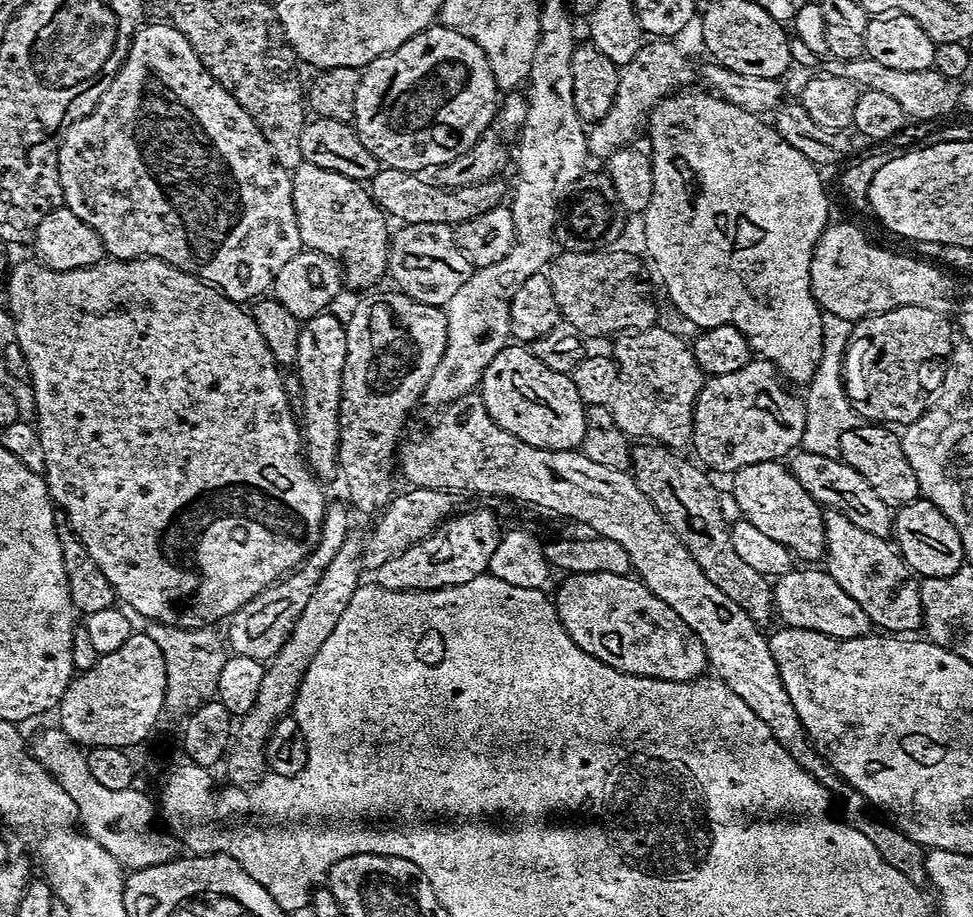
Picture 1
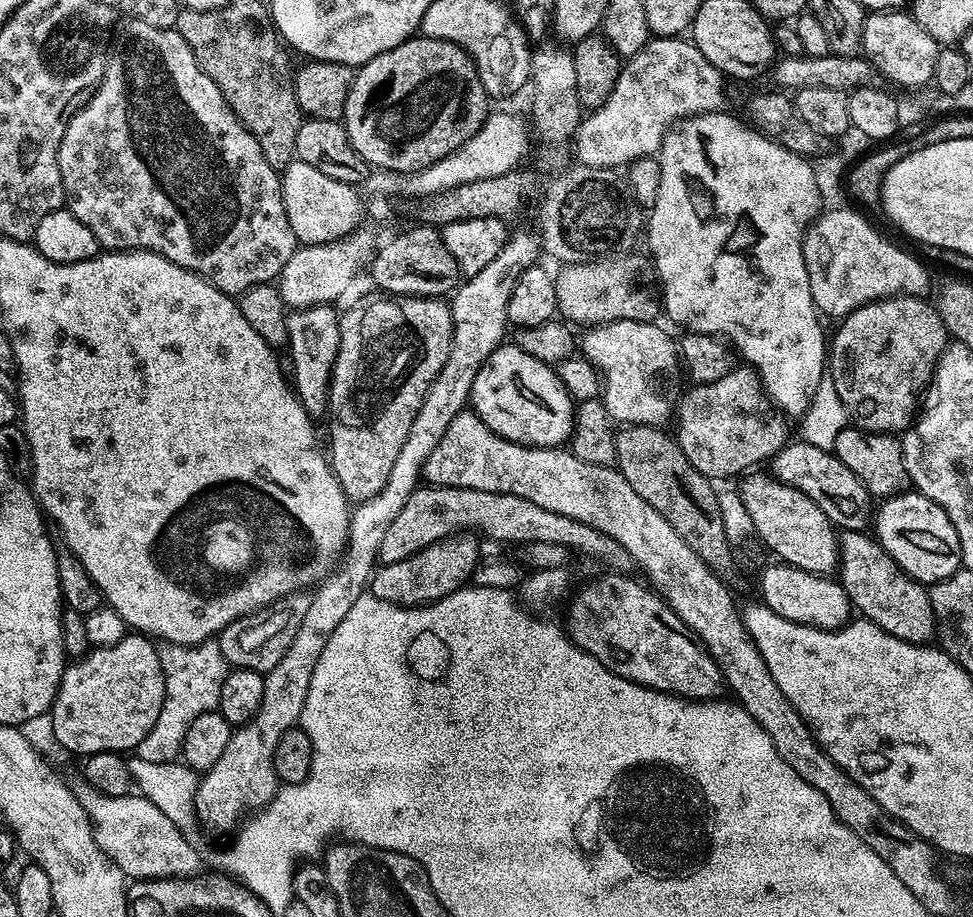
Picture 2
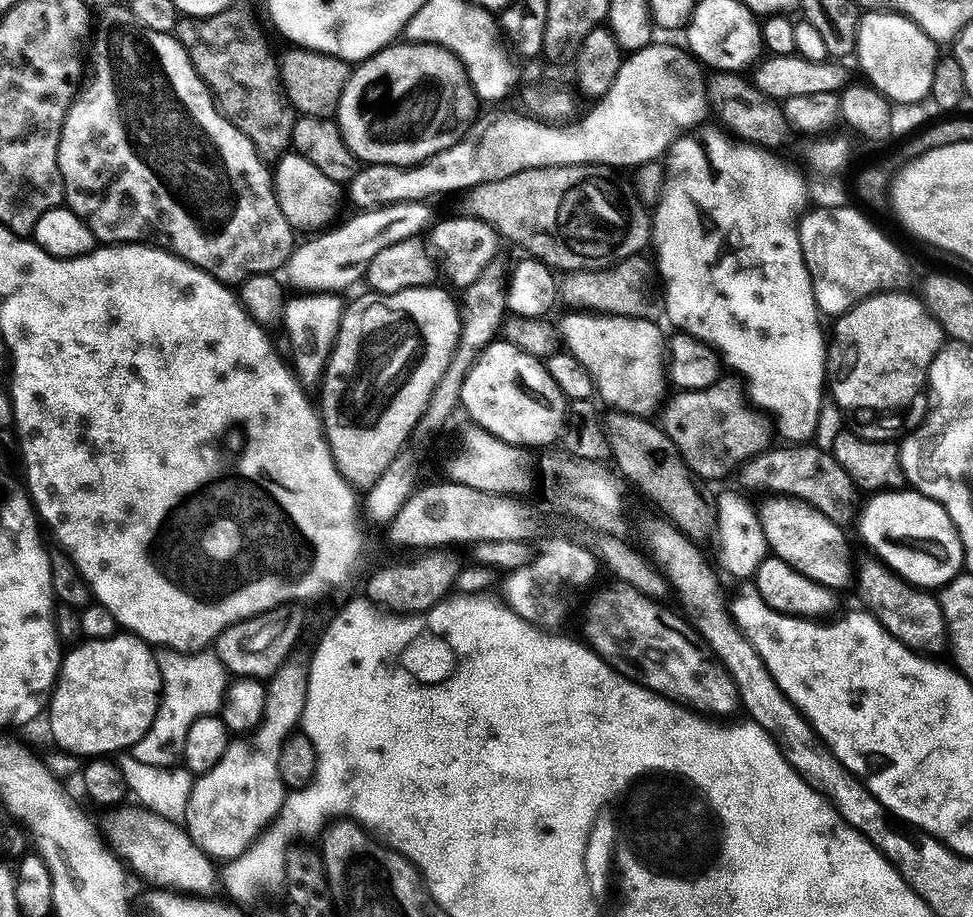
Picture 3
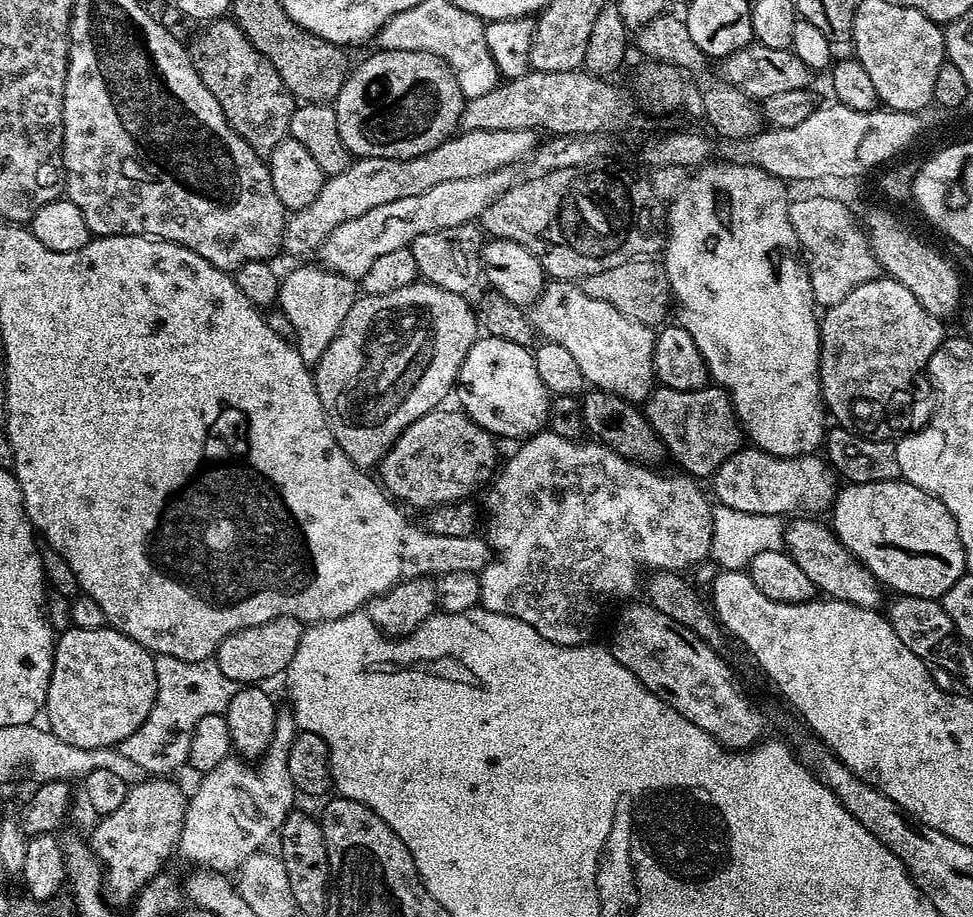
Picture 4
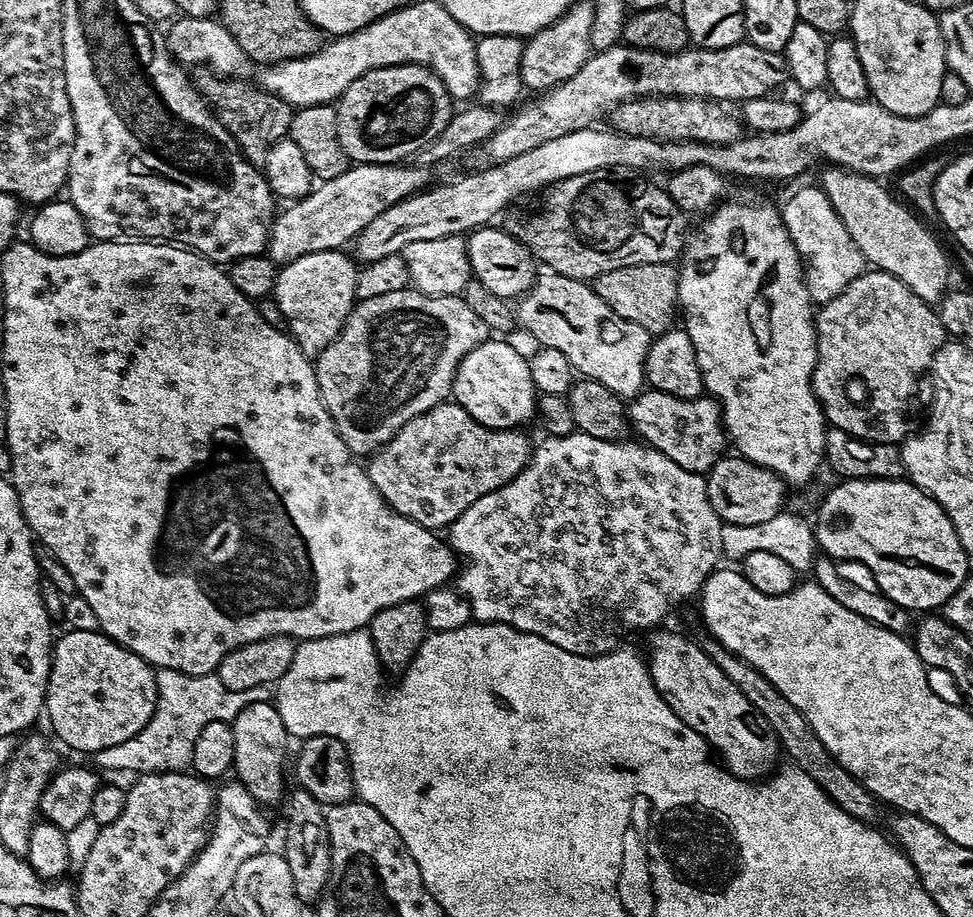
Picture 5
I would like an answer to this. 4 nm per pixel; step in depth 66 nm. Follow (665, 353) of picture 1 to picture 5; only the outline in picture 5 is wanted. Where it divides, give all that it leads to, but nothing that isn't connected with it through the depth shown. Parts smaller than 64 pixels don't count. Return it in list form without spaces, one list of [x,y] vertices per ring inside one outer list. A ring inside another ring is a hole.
[[[545,271],[537,275],[532,289],[519,297],[514,311],[519,327],[524,327],[537,340],[537,345],[562,350],[583,379],[602,382],[606,390],[621,398],[638,396],[645,391],[644,367],[653,333],[642,330],[638,322],[616,316],[614,310],[598,298],[591,283]]]

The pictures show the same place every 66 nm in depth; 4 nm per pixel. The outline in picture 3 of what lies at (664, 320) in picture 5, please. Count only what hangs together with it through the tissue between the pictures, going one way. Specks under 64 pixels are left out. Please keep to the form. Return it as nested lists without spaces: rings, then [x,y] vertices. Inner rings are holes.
[[[643,255],[631,256],[609,268],[588,270],[586,272],[569,272],[559,281],[558,296],[561,301],[568,303],[572,310],[587,310],[593,314],[606,316],[629,316],[643,320],[656,320],[661,315],[664,306],[664,293],[658,269],[651,259],[644,260]]]

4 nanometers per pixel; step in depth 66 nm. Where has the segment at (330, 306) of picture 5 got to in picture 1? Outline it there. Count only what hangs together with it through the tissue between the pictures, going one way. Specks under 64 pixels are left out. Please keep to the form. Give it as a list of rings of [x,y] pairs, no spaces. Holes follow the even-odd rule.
[[[325,310],[303,321],[298,334],[298,354],[294,371],[300,379],[298,423],[302,433],[302,451],[309,468],[321,481],[337,479],[340,445],[340,399],[342,370],[346,366],[346,324]]]

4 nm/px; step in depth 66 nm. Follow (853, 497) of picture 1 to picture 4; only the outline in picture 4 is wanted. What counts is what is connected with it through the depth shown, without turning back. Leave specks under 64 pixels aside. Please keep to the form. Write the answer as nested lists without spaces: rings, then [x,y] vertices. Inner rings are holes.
[[[755,446],[741,447],[740,451],[731,456],[722,464],[715,476],[711,477],[711,495],[717,496],[718,504],[729,507],[730,510],[742,511],[743,514],[772,515],[781,518],[787,517],[787,512],[792,514],[820,514],[827,513],[836,502],[838,493],[838,477],[831,464],[820,454],[807,456],[771,456],[768,452],[761,452]]]

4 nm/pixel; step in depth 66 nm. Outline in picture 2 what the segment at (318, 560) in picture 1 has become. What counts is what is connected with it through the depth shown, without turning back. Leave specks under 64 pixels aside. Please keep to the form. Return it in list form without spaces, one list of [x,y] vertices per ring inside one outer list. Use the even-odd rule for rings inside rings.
[[[307,591],[291,592],[289,596],[230,622],[230,626],[223,628],[218,637],[220,649],[229,665],[261,674],[274,670],[274,666],[282,662],[282,654],[290,650],[290,642],[294,642],[294,634],[298,634],[298,626],[302,626],[302,617],[306,615],[306,610],[310,610],[311,601]]]

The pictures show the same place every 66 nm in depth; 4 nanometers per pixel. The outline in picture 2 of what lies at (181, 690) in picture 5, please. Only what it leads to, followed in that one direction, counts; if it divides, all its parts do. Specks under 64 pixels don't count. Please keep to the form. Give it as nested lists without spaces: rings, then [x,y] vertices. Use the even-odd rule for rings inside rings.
[[[205,642],[203,644],[169,644],[161,643],[158,647],[158,658],[162,662],[162,674],[164,675],[164,701],[162,710],[158,714],[158,722],[142,738],[142,742],[135,749],[135,755],[142,758],[142,762],[166,762],[173,763],[181,755],[186,730],[190,730],[190,722],[198,718],[198,714],[215,712],[220,707],[220,695],[222,694],[222,682],[230,671],[228,660],[222,654],[219,643]]]

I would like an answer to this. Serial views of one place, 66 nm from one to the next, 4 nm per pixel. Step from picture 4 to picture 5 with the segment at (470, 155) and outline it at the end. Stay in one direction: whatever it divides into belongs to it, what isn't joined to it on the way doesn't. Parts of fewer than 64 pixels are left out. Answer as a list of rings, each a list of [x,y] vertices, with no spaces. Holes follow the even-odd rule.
[[[353,163],[338,178],[317,183],[308,195],[301,200],[291,201],[288,208],[277,211],[272,221],[272,228],[268,231],[268,247],[266,255],[278,266],[294,262],[294,258],[302,258],[302,254],[318,254],[318,250],[340,250],[345,247],[347,240],[355,241],[364,227],[373,222],[378,214],[382,214],[388,207],[402,202],[429,187],[429,169],[415,168],[413,164],[358,164]]]

